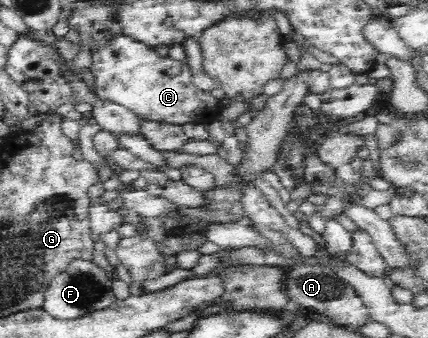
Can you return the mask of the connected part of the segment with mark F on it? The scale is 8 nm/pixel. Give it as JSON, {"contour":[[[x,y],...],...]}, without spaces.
{"contour":[[[76,258],[69,262],[65,270],[51,281],[42,308],[54,318],[73,320],[94,310],[107,308],[116,300],[112,280],[107,271],[96,265],[93,260]]]}

